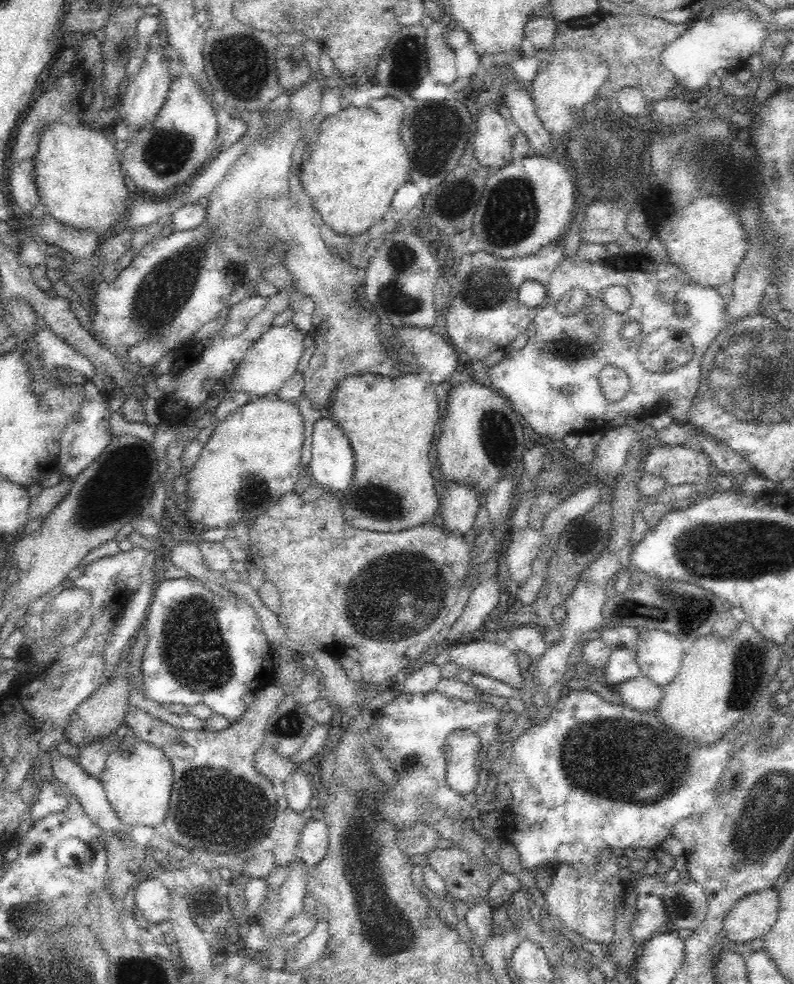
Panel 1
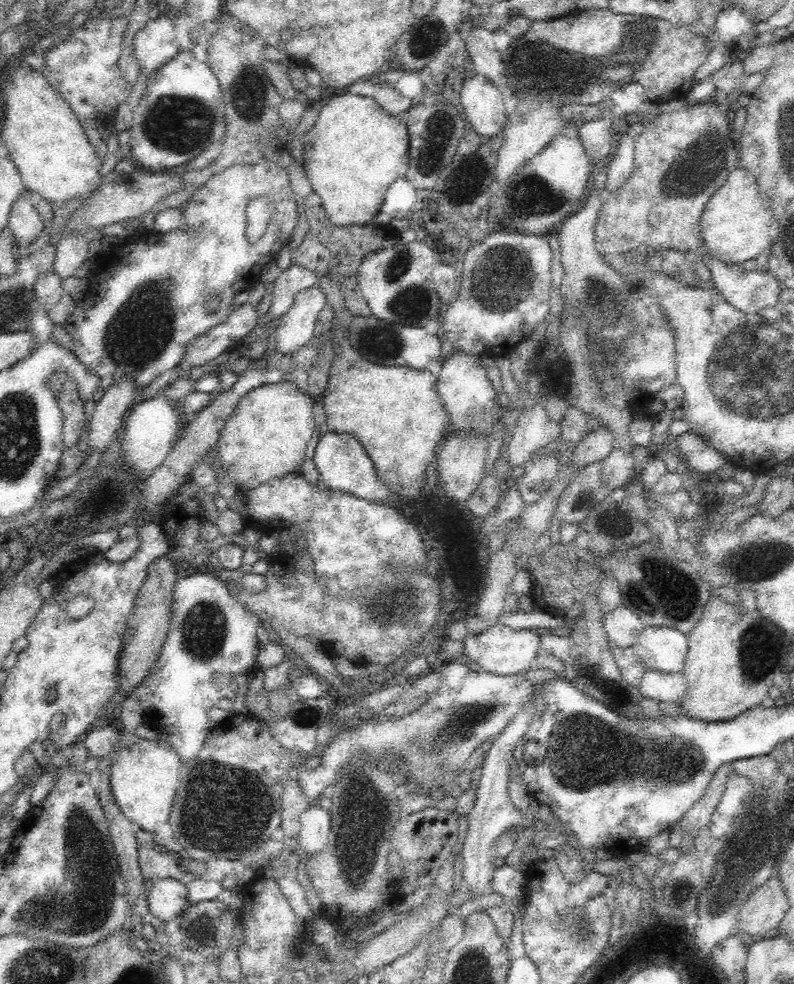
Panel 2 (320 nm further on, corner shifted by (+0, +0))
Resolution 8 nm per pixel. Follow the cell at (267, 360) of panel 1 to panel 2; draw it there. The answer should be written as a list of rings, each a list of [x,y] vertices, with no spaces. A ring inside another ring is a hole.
[[[312,286],[301,291],[290,309],[280,318],[275,330],[275,349],[282,354],[292,354],[309,344],[314,336],[314,324],[319,312],[327,305],[326,295],[320,288]]]

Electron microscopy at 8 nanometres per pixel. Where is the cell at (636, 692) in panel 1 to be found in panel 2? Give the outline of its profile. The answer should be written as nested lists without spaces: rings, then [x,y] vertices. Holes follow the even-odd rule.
[[[646,671],[638,687],[645,698],[658,703],[680,704],[687,691],[687,682],[681,673]]]

